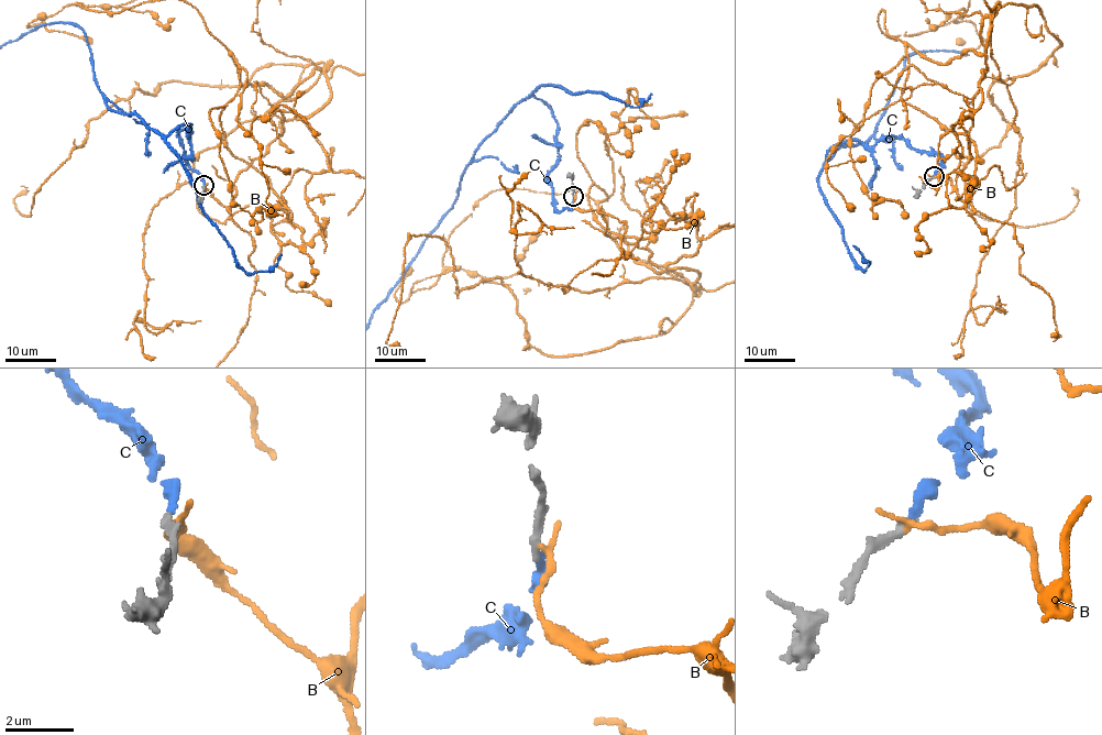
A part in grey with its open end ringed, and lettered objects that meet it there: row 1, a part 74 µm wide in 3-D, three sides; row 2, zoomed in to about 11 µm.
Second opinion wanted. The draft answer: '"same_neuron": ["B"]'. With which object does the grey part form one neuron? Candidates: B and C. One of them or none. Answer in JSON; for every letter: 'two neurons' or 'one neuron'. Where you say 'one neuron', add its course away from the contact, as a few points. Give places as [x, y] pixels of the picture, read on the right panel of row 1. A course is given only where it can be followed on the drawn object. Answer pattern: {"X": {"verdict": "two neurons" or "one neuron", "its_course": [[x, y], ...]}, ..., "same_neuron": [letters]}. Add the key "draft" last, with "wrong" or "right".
{"B": {"verdict": "two neurons"}, "C": {"verdict": "one neuron"}, "same_neuron": ["C"], "draft": "wrong"}

